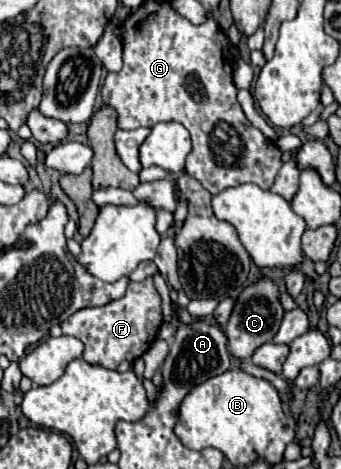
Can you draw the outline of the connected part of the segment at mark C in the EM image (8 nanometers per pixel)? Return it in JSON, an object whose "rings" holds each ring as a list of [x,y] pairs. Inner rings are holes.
{"rings":[[[262,278],[254,286],[246,288],[236,298],[236,306],[228,322],[228,346],[230,346],[232,356],[238,360],[250,358],[262,344],[270,342],[276,336],[282,316],[284,316],[284,308],[280,306],[280,300],[278,300],[278,286],[272,280]]]}

